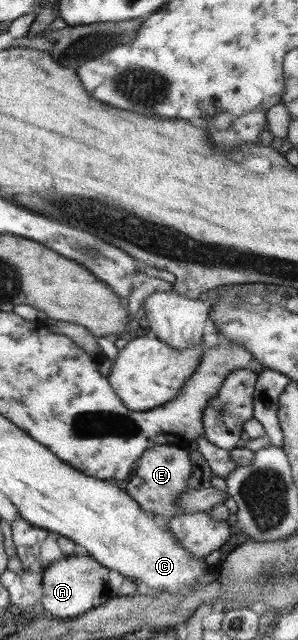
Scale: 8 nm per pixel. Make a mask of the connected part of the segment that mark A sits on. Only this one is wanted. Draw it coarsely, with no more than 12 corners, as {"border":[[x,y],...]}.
{"border":[[62,556],[44,569],[43,608],[75,618],[114,595],[108,568]]}

